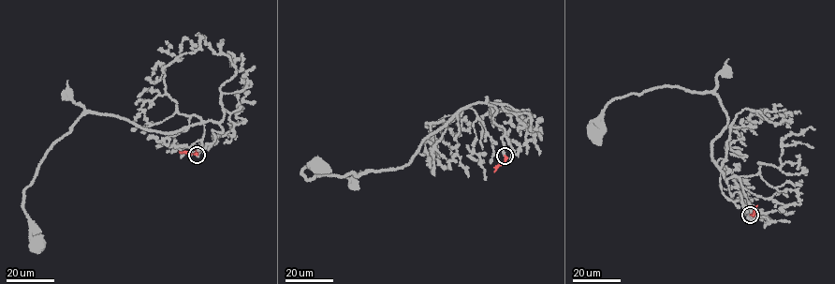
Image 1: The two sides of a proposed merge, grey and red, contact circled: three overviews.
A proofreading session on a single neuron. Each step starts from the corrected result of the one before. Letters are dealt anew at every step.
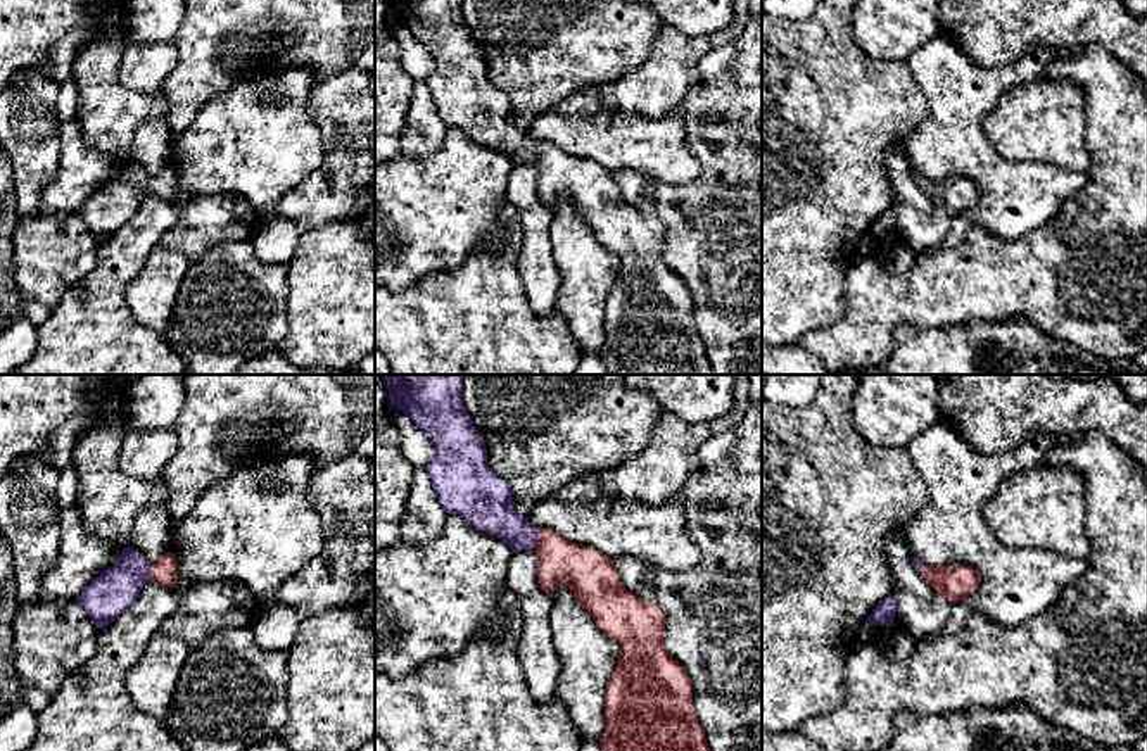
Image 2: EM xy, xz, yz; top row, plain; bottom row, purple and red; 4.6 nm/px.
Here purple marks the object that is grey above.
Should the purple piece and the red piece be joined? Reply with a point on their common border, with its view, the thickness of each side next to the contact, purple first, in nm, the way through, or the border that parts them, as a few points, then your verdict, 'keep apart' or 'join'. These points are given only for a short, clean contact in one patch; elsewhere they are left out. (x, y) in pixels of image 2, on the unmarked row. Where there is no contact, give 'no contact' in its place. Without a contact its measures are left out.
contact xy (149, 185); calibres 200 and 120 nm; way xy (111, 208), (133, 185), (149, 185), (163, 185); join

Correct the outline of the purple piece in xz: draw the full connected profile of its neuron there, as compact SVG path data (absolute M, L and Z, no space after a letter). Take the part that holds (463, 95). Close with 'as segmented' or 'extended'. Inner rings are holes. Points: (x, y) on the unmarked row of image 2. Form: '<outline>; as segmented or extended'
M387 0L387 3L389 3L390 17L396 22L402 24L430 52L430 55L434 59L434 73L427 78L425 85L432 93L434 105L435 105L439 116L442 117L442 121L447 126L459 128L475 143L478 143L485 148L501 152L504 157L508 157L513 162L513 166L520 166L520 164L535 161L537 162L537 199L551 211L560 197L567 197L572 202L574 211L591 226L591 230L596 235L596 240L606 250L610 250L620 257L620 269L617 275L617 281L605 300L605 344L598 356L605 366L606 375L712 375L712 366L710 366L710 361L708 361L708 356L705 350L705 344L700 338L698 328L694 325L691 292L688 290L682 278L677 273L674 273L672 268L663 261L665 226L662 224L662 221L655 216L643 214L641 211L637 211L636 207L627 204L620 193L620 188L613 178L613 173L610 169L603 167L599 162L596 162L593 159L582 159L577 155L570 155L551 142L539 143L539 142L532 140L527 135L527 131L520 129L515 124L515 114L513 114L508 97L504 93L501 93L487 78L485 55L484 55L482 48L478 47L478 43L473 40L472 31L463 17L463 0Z; extended

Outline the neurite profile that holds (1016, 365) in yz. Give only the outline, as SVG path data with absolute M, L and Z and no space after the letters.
M1017 354L1005 359L1005 368L1011 375L1045 375L1043 366L1036 359L1021 357Z

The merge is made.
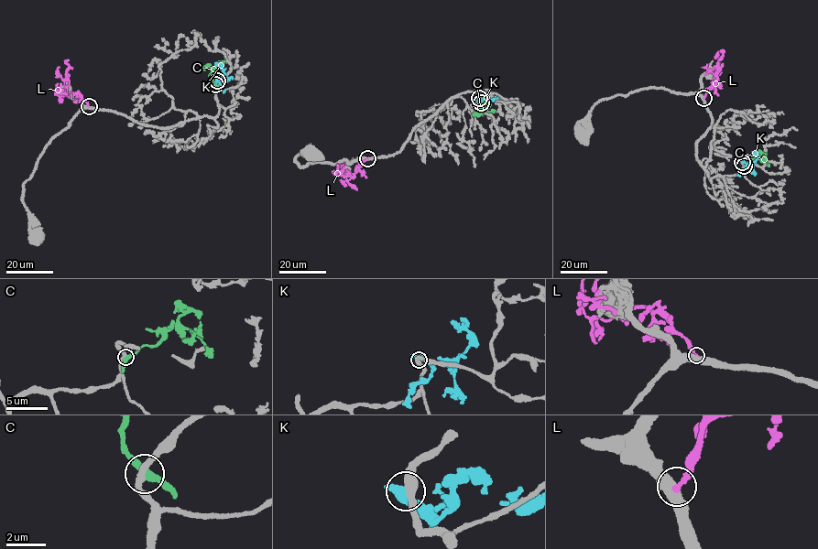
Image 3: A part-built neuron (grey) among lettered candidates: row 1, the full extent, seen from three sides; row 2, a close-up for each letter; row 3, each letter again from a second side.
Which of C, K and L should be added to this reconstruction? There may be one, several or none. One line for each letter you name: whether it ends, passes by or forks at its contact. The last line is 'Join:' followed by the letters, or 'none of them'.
Join: none of them

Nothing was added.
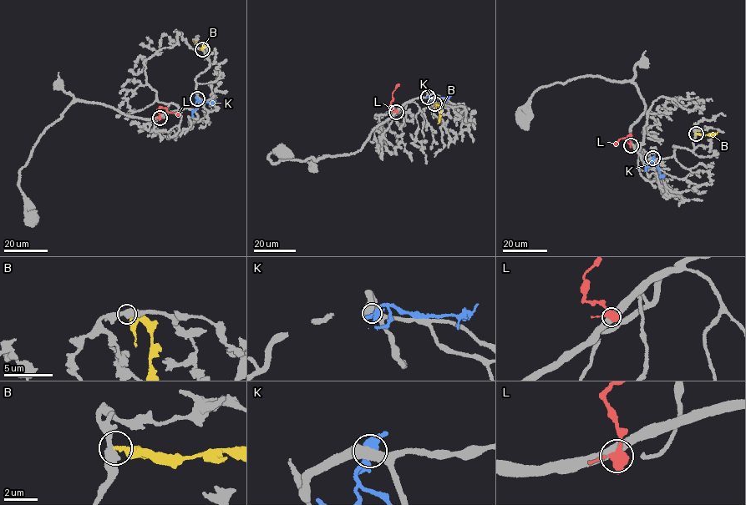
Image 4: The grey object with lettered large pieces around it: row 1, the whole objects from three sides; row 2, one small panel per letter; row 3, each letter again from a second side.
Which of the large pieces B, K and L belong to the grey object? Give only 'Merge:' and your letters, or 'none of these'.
Merge: B

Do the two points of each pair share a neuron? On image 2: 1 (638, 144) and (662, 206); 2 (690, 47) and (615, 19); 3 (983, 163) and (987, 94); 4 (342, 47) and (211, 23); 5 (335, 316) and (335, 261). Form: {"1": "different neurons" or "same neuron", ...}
{"1": "different neurons", "2": "different neurons", "3": "same neuron", "4": "same neuron", "5": "same neuron"}

